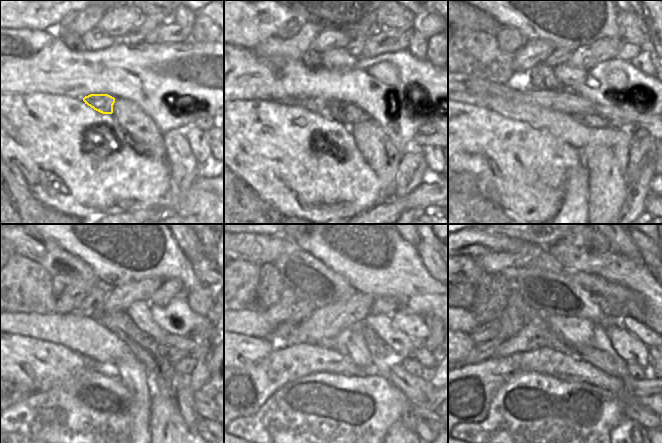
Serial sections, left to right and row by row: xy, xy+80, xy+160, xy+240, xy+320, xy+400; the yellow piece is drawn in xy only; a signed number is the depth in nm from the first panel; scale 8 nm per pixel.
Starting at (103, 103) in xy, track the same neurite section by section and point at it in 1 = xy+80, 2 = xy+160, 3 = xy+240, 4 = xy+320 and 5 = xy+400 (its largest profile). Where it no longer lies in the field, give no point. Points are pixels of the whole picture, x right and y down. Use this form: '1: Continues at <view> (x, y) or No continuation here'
1: Continues at xy+80 (339, 110)
2: Continues at xy+160 (589, 120)
3: Continues at xy+240 (172, 355)
4: Continues at xy+320 (427, 359)
5: Continues at xy+400 (651, 354)

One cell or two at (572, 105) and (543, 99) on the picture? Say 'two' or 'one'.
one

